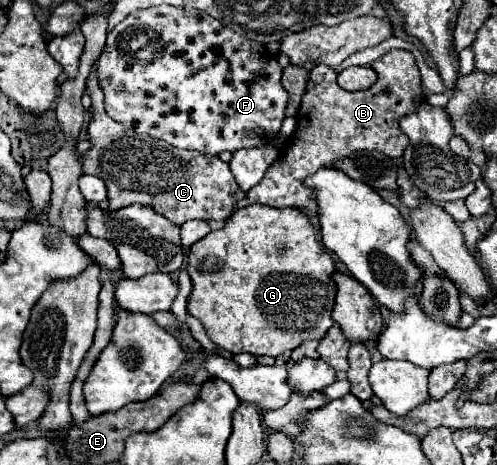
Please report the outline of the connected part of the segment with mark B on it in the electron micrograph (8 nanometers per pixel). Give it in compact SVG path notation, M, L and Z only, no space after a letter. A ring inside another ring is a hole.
M390 50L388 54L384 54L382 58L378 58L372 68L378 72L378 80L364 92L348 92L343 90L337 84L336 70L330 66L318 66L310 72L308 84L306 84L306 94L302 98L300 104L300 112L298 112L298 130L288 138L288 146L282 148L282 154L278 156L278 160L284 162L274 162L267 169L264 178L252 188L252 204L266 204L272 208L306 208L312 214L318 214L318 204L316 204L316 192L312 188L308 188L304 184L304 180L308 176L312 176L314 172L318 172L320 168L332 168L334 162L344 160L346 156L350 156L356 150L380 150L390 158L400 158L402 152L408 146L408 136L400 130L398 120L410 112L416 112L420 102L424 100L424 90L422 90L422 82L420 82L420 70L414 62L412 52L408 50Z

